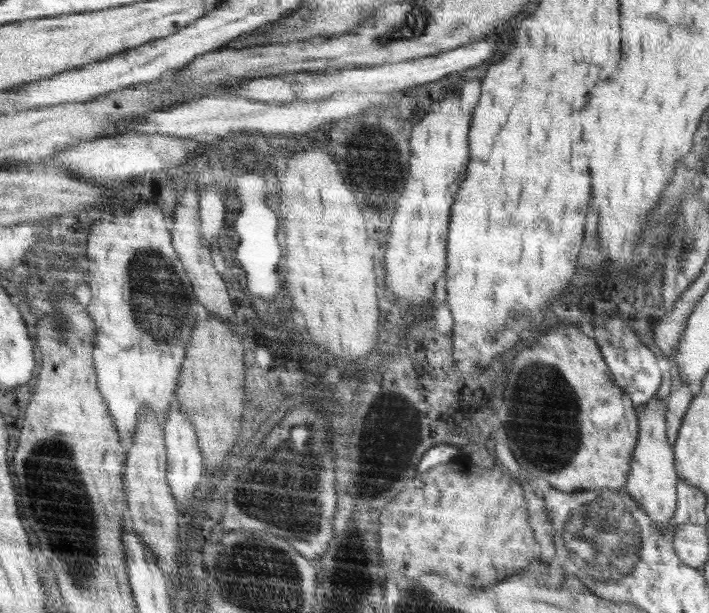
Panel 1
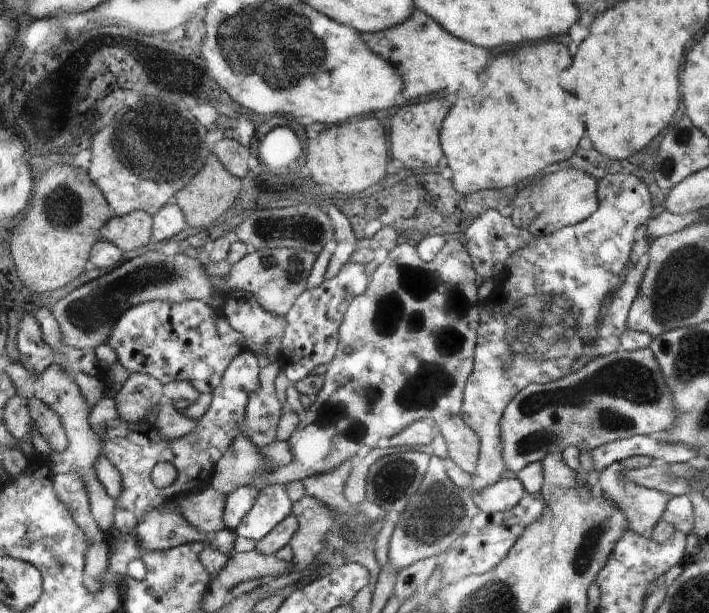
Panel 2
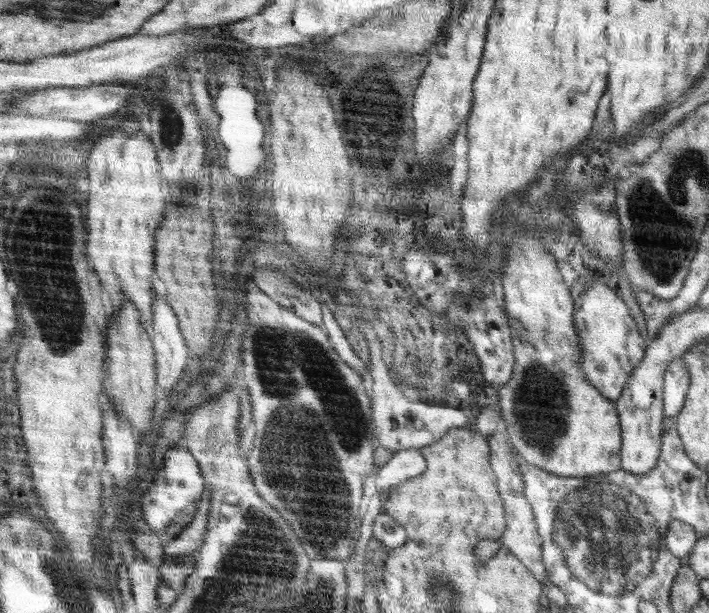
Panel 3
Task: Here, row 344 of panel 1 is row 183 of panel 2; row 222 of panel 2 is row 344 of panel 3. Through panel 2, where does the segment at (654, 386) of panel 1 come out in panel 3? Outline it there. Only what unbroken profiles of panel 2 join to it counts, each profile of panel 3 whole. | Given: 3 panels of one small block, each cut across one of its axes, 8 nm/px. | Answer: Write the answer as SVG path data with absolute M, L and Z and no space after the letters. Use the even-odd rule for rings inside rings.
M580 277L572 284L570 291L573 292L573 302L577 307L573 321L582 349L581 371L602 395L616 402L628 385L633 370L646 355L646 342L640 338L630 309L612 288L590 277Z

